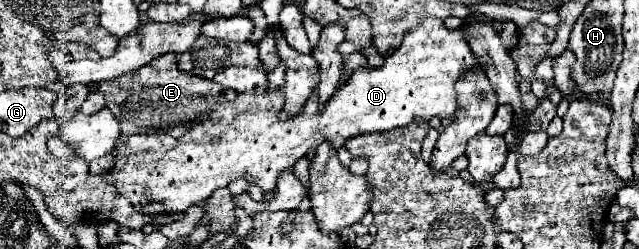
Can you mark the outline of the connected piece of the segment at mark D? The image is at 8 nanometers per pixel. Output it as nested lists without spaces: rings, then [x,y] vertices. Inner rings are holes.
[[[427,18],[403,38],[403,44],[385,58],[385,64],[375,70],[359,68],[351,74],[351,78],[339,86],[335,96],[325,104],[325,110],[319,112],[319,102],[313,90],[307,100],[303,112],[297,118],[287,122],[279,122],[277,116],[283,110],[283,92],[263,92],[263,94],[239,94],[233,102],[219,102],[207,114],[205,122],[195,124],[181,138],[173,138],[169,134],[137,134],[137,136],[121,136],[115,144],[113,166],[103,170],[103,178],[107,184],[115,186],[121,196],[131,200],[137,212],[141,214],[175,214],[185,212],[189,206],[205,202],[217,188],[225,188],[229,182],[237,178],[251,176],[251,184],[259,186],[263,192],[273,192],[277,186],[277,178],[283,170],[293,168],[299,158],[303,158],[309,150],[317,148],[321,142],[331,142],[335,150],[339,150],[345,140],[367,134],[367,132],[387,132],[393,128],[407,126],[415,118],[429,120],[433,116],[451,118],[459,110],[455,82],[477,66],[477,58],[471,52],[465,32],[461,28],[449,30],[441,18]]]

